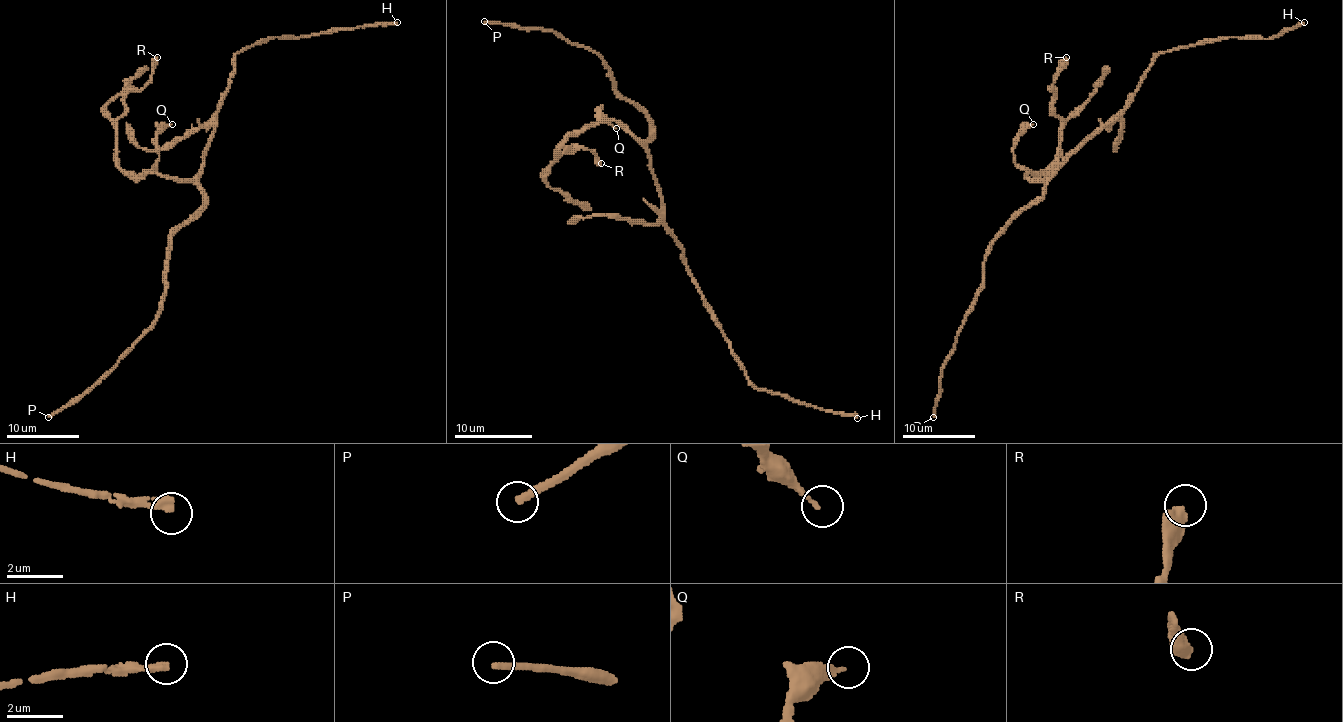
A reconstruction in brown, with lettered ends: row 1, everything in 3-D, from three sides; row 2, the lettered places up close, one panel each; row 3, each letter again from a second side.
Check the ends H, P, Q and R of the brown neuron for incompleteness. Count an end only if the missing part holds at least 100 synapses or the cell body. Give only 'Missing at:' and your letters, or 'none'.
Missing at: H

